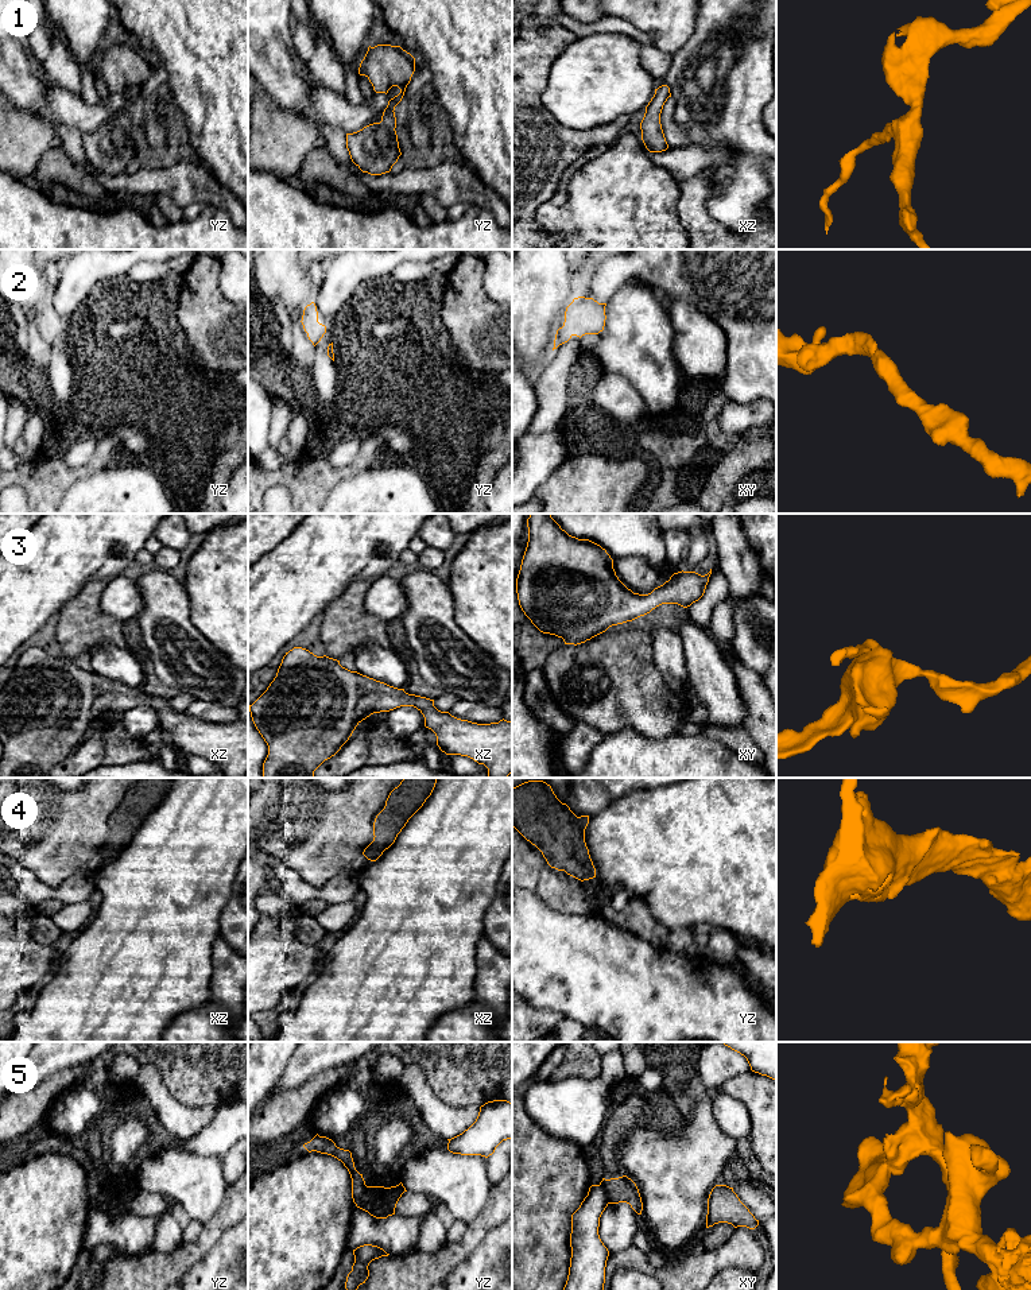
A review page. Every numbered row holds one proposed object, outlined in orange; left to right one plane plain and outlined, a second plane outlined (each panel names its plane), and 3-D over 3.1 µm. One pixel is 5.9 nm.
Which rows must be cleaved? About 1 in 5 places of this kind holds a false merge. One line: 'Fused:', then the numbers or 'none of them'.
Fused: 5

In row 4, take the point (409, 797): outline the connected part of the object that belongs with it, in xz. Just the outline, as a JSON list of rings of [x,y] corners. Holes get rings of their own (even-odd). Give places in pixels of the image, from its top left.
[[[403,778],[400,785],[389,793],[384,809],[373,822],[373,841],[363,852],[368,860],[376,861],[395,842],[408,820],[431,795],[437,779]]]

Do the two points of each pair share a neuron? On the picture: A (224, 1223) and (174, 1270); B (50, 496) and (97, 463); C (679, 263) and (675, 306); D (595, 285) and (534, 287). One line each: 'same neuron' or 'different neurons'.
A: same neuron
B: same neuron
C: different neurons
D: different neurons

